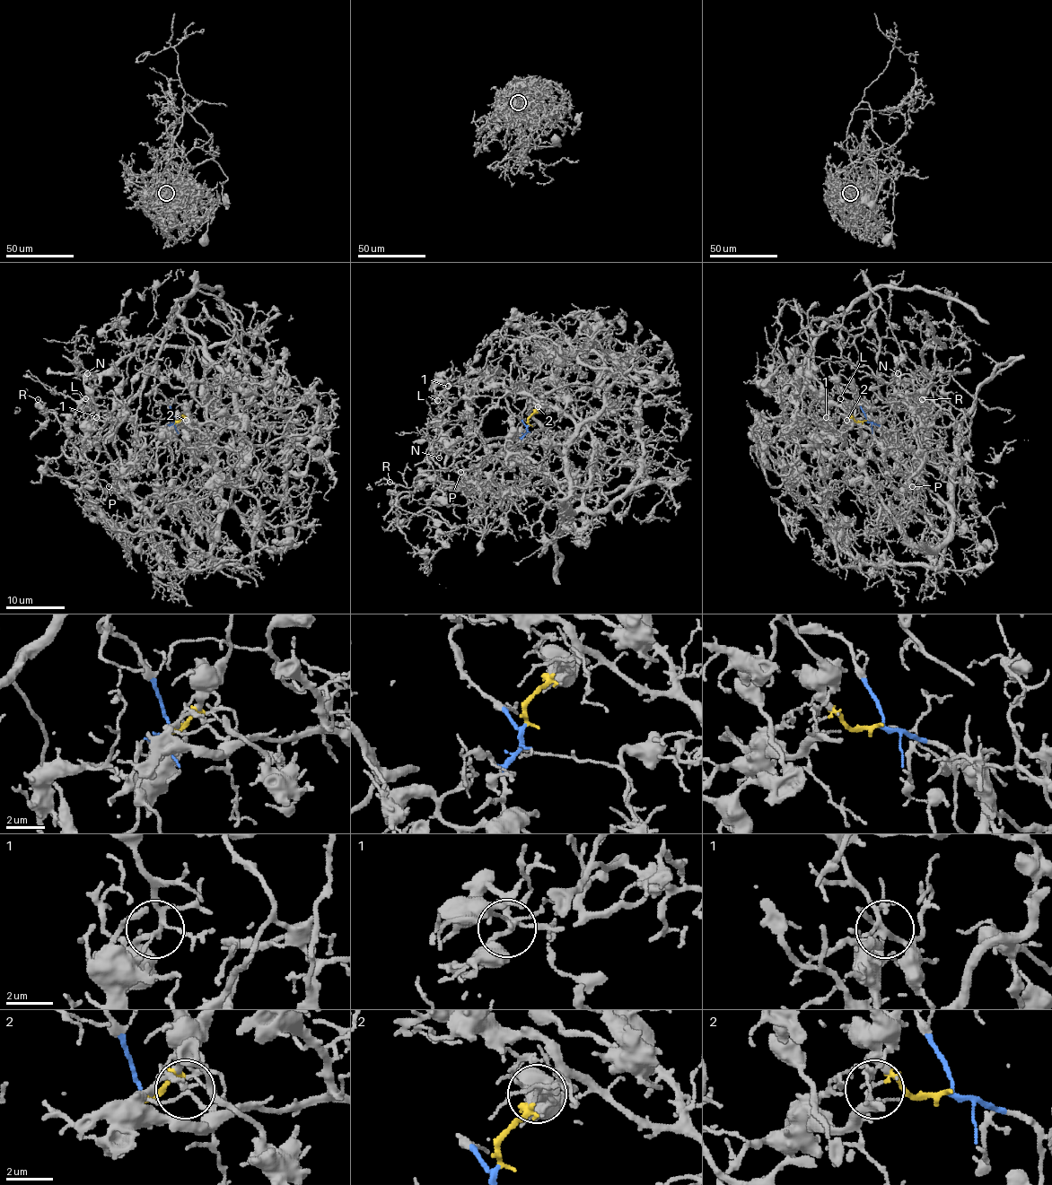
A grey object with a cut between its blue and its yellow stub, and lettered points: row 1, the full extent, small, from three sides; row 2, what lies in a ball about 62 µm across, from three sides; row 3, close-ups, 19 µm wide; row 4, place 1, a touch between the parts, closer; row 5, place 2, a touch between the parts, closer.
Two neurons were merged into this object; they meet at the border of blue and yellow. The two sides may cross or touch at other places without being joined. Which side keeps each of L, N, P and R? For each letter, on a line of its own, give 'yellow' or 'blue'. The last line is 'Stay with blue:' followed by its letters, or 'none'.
L: blue
N: blue
P: yellow
R: blue
Stay with blue: L, N, R

